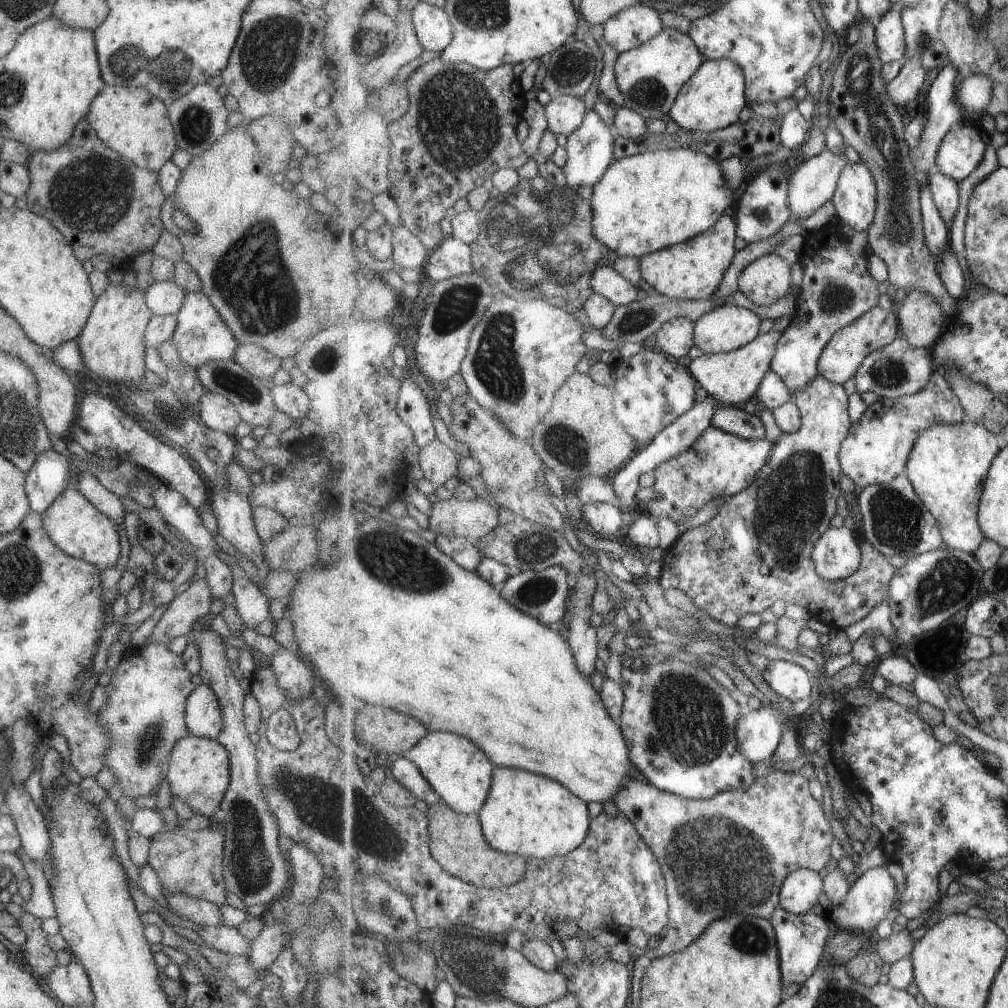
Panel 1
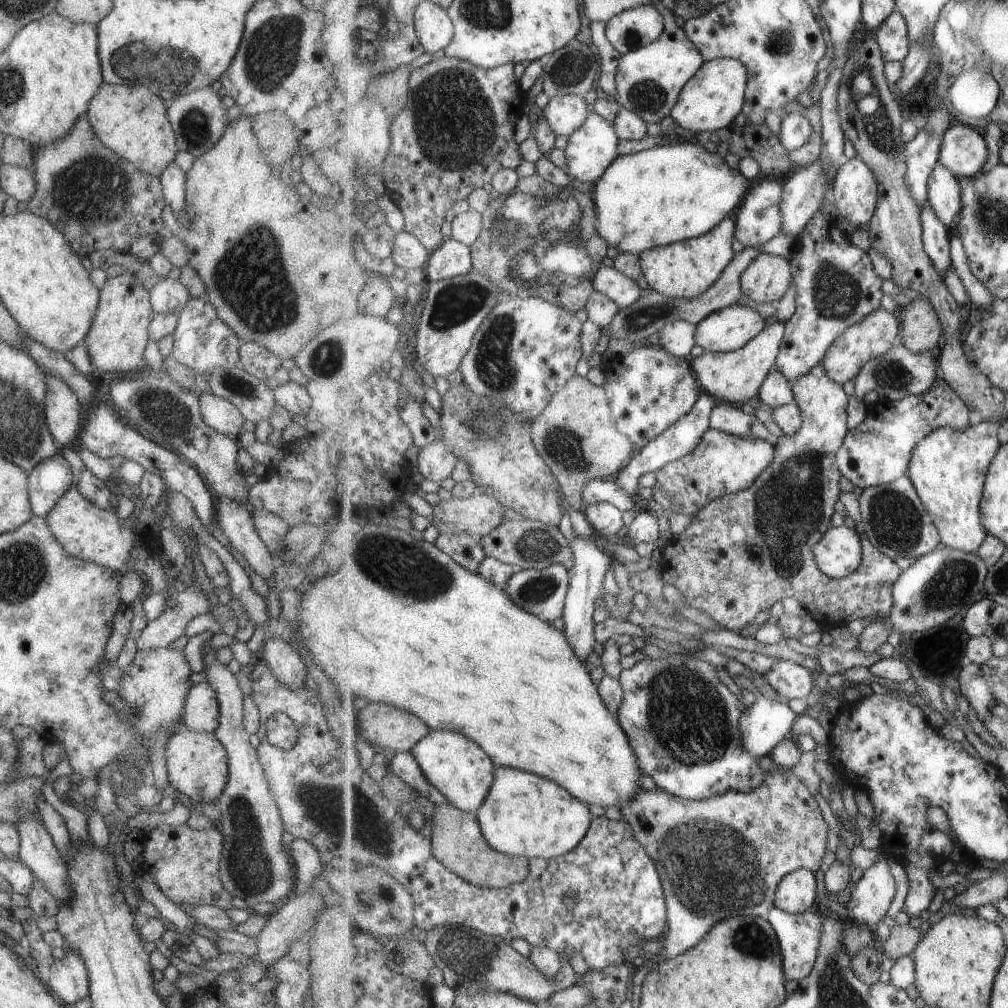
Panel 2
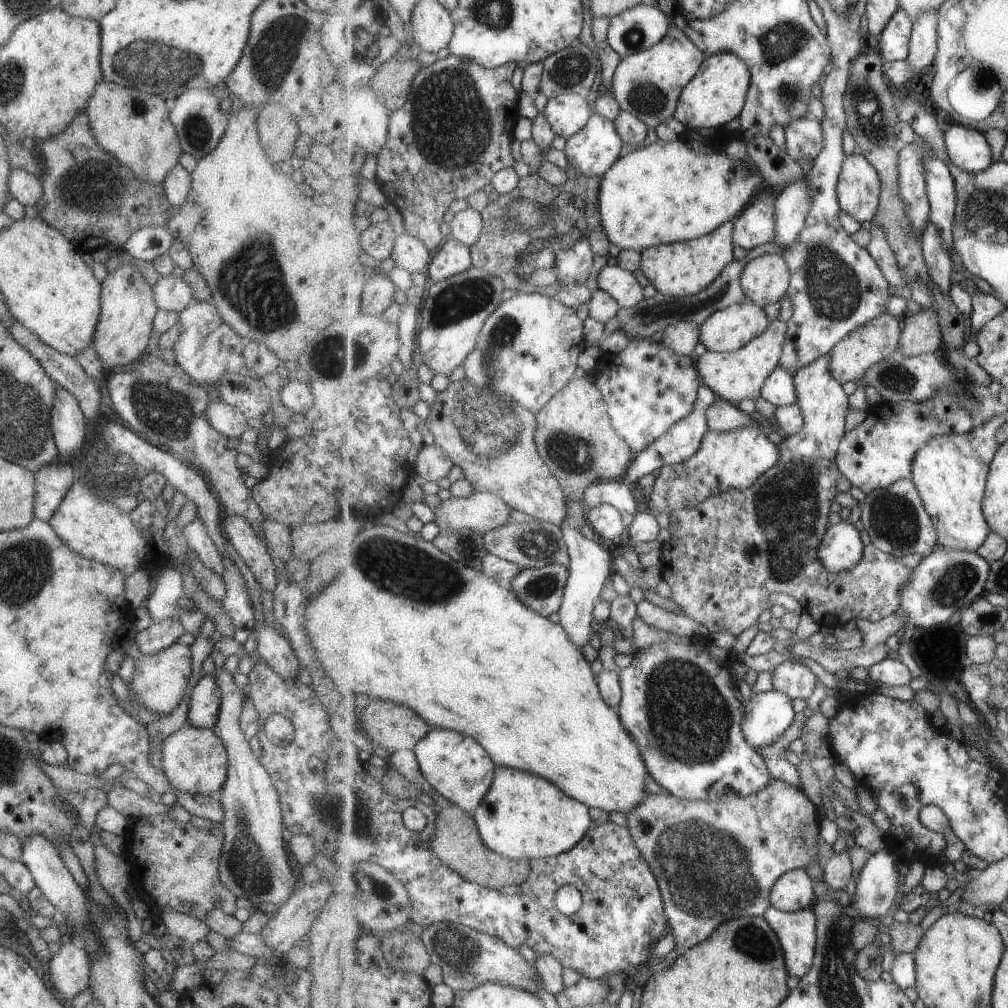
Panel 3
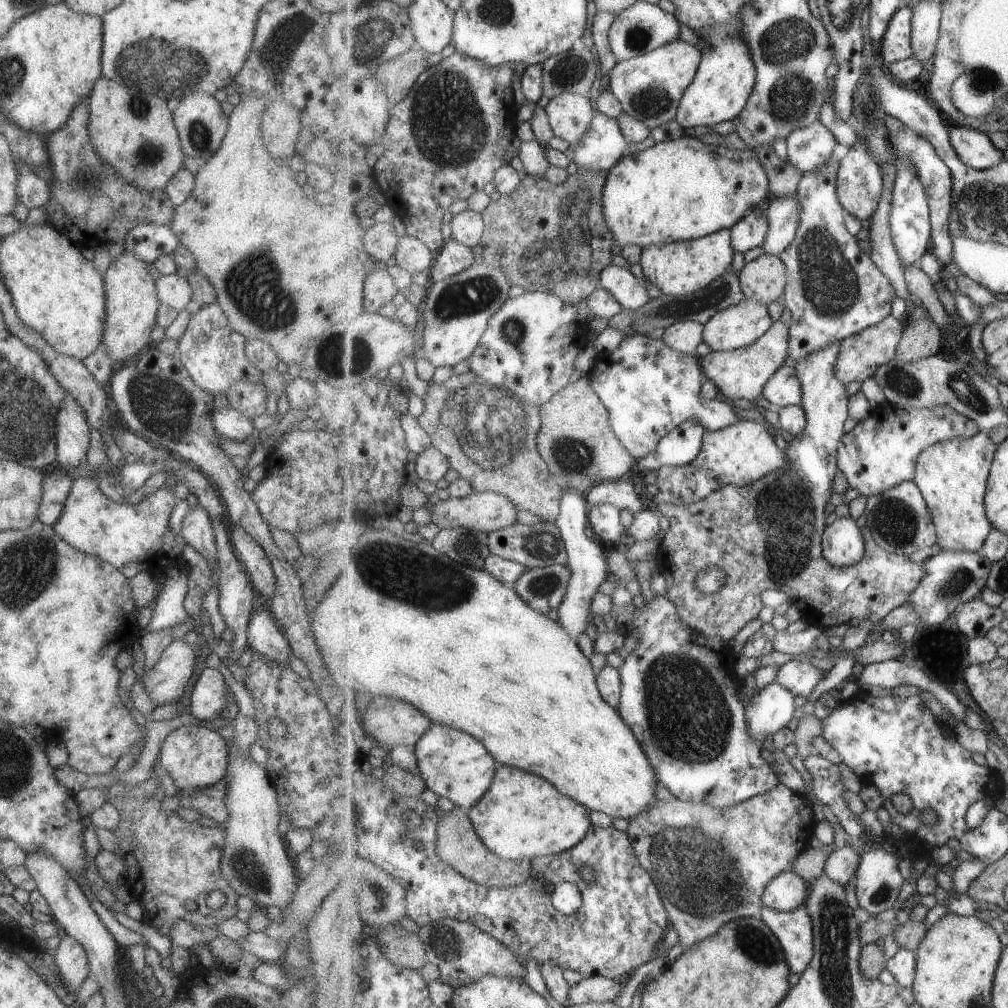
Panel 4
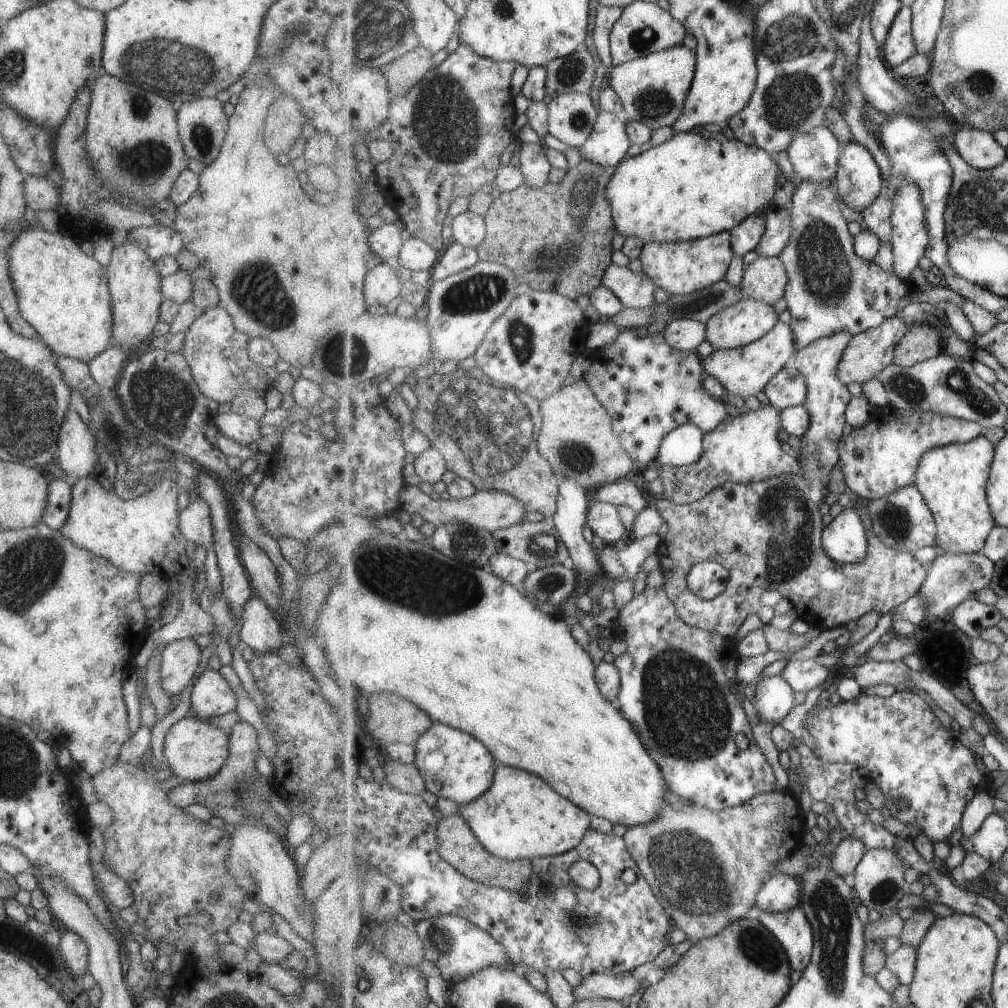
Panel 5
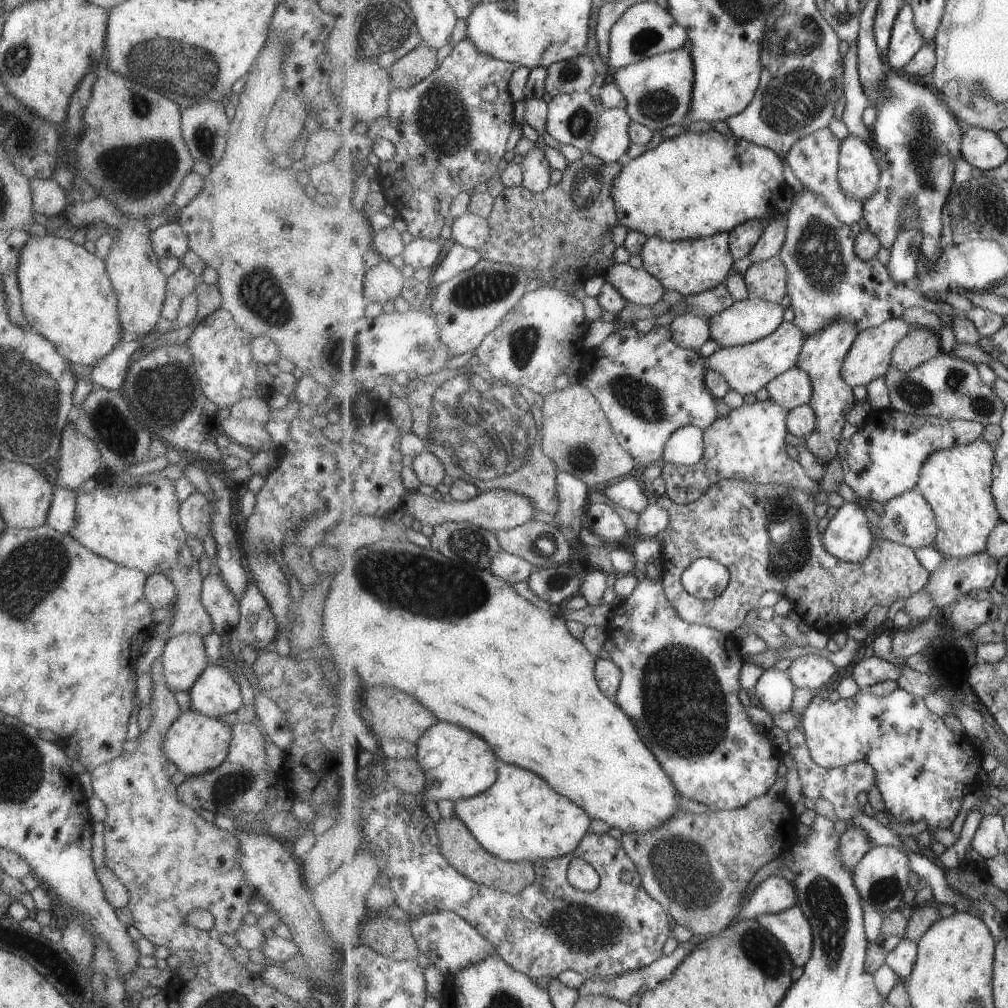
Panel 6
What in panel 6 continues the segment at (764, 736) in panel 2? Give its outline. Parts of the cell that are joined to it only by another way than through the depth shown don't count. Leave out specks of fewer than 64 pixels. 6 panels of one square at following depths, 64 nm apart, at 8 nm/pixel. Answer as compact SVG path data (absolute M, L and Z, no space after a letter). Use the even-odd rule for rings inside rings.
M769 669L761 675L755 689L761 706L774 717L776 714L791 710L797 686L789 678L786 670Z

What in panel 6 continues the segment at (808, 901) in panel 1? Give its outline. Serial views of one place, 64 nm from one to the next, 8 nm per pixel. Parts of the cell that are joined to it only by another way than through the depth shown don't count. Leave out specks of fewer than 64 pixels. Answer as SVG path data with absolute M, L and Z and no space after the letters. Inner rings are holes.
M773 874L759 884L738 919L755 919L761 914L777 914L797 904L798 891L794 882Z

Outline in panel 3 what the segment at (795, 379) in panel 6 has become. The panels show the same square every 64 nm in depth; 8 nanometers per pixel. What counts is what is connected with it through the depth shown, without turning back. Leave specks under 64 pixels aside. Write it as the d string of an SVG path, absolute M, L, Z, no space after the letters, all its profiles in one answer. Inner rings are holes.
M779 366L774 374L767 378L766 385L762 387L761 397L778 408L796 404L798 390L794 373Z

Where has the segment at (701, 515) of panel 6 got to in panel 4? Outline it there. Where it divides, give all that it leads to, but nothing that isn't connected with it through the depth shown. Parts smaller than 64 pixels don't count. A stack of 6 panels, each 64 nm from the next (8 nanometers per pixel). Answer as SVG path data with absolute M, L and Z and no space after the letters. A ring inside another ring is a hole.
M836 341L823 349L816 349L809 357L804 357L795 365L804 391L801 406L803 406L804 410L807 412L808 424L806 430L803 430L802 434L794 436L791 443L788 444L787 450L785 450L785 454L787 454L787 458L789 458L789 464L787 464L787 466L775 472L771 472L771 474L767 474L767 476L763 476L763 478L751 483L749 486L740 487L730 484L721 490L714 490L707 498L694 502L689 506L663 505L657 507L657 511L663 514L663 516L667 516L671 524L659 545L657 554L659 572L663 573L663 576L668 579L668 599L674 602L678 610L678 615L691 629L697 629L698 631L704 632L707 636L721 636L724 640L735 638L735 634L739 634L739 630L743 630L743 626L747 626L747 622L751 622L752 618L757 617L758 614L763 612L763 594L765 594L767 590L779 590L789 594L793 603L799 608L802 617L810 624L811 628L816 629L816 631L826 630L845 623L854 624L864 619L870 619L873 623L877 624L883 621L894 609L902 607L905 602L909 601L914 591L918 590L920 583L922 583L925 572L921 565L914 562L908 555L899 555L884 550L876 542L876 538L870 535L866 536L866 554L864 560L858 564L847 567L834 566L830 561L827 561L823 555L822 537L827 529L827 522L825 522L825 518L827 518L827 514L825 514L825 504L829 503L829 496L833 494L833 478L836 478L840 470L838 466L838 449L841 446L842 437L846 434L847 420L850 418L849 412L847 412L850 393L847 391L847 384L841 382L841 380L837 378L835 369L839 354L841 353L842 342L843 341ZM710 566L719 566L721 570L725 570L727 582L725 582L725 586L723 586L719 592L711 595L704 595L697 589L694 583L694 577L699 570L705 570Z

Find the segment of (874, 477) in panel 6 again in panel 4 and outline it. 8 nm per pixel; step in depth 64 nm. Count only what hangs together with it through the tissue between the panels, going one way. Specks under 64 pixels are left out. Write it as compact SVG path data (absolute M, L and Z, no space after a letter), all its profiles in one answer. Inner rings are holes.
M886 403L872 408L868 418L857 425L842 437L841 446L838 449L838 466L846 475L849 485L858 491L861 496L870 497L882 494L903 482L914 481L919 456L937 442L954 439L974 438L981 428L977 422L956 414L951 406L933 407L927 409L909 408L903 409Z

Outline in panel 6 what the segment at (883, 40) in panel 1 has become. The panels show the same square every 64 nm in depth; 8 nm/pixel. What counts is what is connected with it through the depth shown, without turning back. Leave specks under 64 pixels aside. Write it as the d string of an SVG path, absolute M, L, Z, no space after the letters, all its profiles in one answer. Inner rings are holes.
M906 4L895 21L889 49L884 53L884 57L891 68L903 69L924 45L925 40L915 26L912 4Z

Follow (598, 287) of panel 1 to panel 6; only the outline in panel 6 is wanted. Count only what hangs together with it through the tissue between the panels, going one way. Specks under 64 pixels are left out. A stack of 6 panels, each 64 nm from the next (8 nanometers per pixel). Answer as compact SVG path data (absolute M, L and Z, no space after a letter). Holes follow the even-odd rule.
M615 263L603 277L621 292L627 302L634 304L653 306L663 300L667 291L654 274L645 268L633 268L628 263Z

